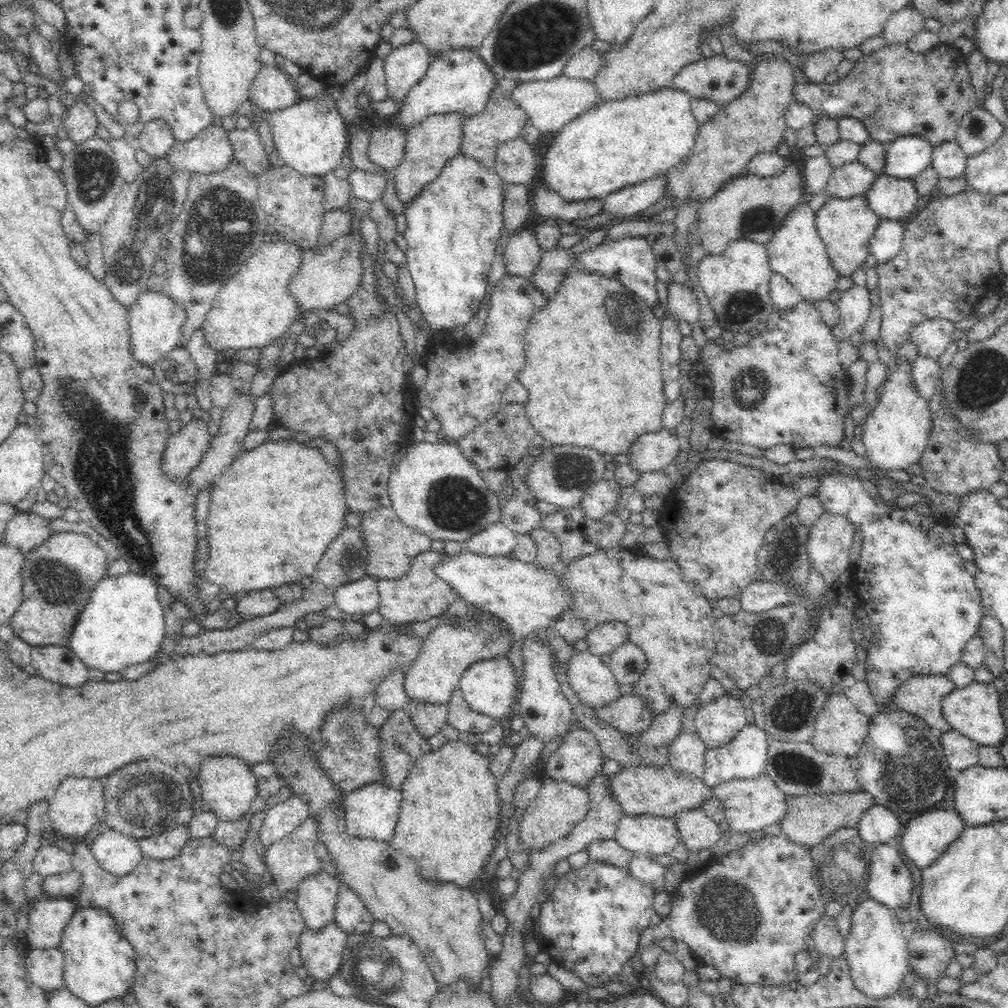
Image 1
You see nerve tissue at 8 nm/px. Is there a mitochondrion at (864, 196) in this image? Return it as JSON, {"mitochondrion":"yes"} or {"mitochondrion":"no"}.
{"mitochondrion":"no"}

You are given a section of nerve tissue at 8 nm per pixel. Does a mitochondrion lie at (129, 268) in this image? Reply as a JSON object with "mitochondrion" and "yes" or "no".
{"mitochondrion":"yes"}

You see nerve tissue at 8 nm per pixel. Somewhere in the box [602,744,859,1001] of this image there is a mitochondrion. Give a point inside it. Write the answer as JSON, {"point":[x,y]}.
{"point":[723,909]}

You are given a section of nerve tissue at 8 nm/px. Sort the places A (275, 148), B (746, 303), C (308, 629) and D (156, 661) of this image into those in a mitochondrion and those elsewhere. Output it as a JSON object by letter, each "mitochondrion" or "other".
{"A":"other","B":"mitochondrion","C":"other","D":"other"}

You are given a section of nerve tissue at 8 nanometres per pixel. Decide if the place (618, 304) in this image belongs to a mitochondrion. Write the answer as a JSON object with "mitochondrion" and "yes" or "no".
{"mitochondrion":"yes"}

